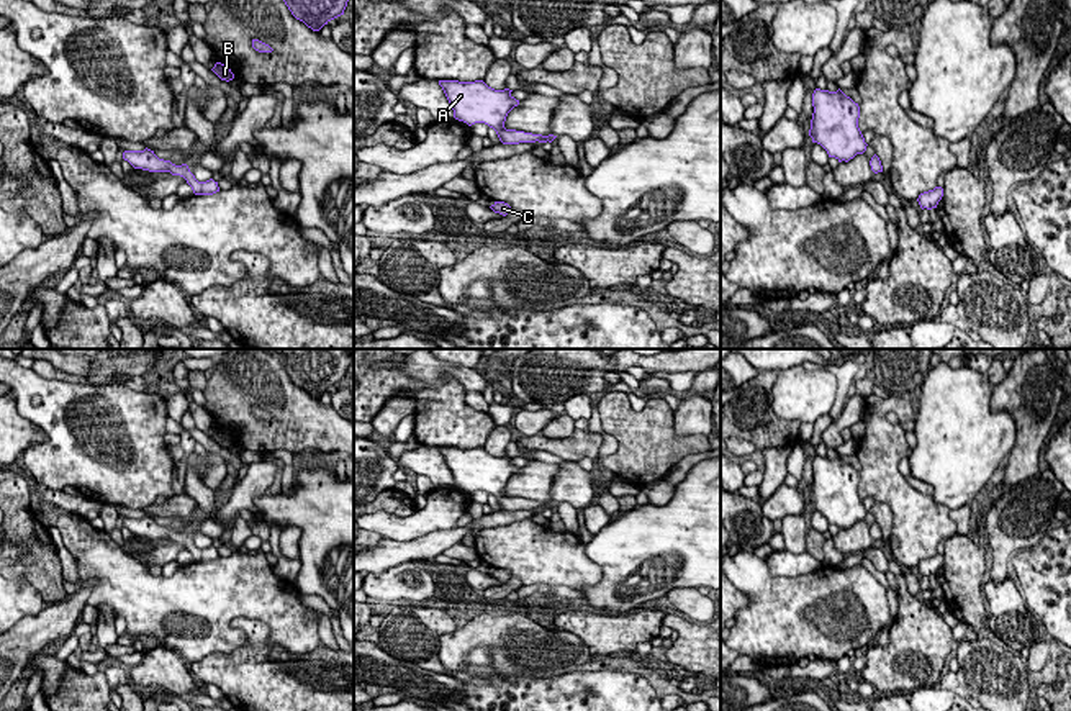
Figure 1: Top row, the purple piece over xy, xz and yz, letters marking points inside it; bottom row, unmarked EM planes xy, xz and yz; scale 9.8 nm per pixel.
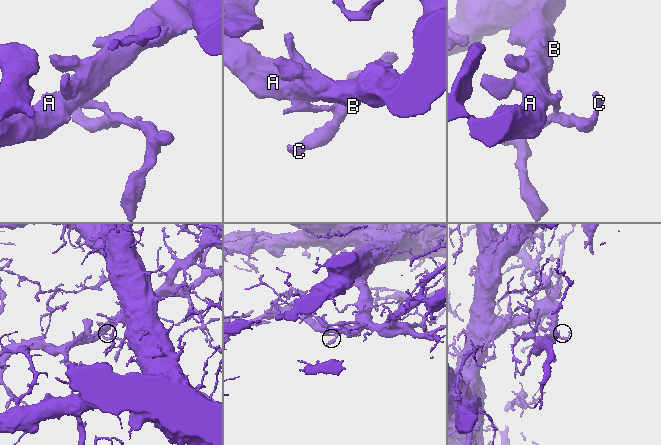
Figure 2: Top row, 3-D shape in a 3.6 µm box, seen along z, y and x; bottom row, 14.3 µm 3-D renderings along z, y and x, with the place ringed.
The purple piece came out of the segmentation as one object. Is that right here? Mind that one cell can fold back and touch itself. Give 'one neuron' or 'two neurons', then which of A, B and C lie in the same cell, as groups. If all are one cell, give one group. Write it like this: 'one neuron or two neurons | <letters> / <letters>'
two neurons | A B / C

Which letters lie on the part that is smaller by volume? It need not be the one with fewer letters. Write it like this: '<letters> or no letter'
C

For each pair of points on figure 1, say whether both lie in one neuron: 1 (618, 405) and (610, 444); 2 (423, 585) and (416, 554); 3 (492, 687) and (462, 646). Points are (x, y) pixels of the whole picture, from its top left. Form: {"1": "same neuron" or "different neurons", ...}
{"1": "different neurons", "2": "different neurons", "3": "different neurons"}

